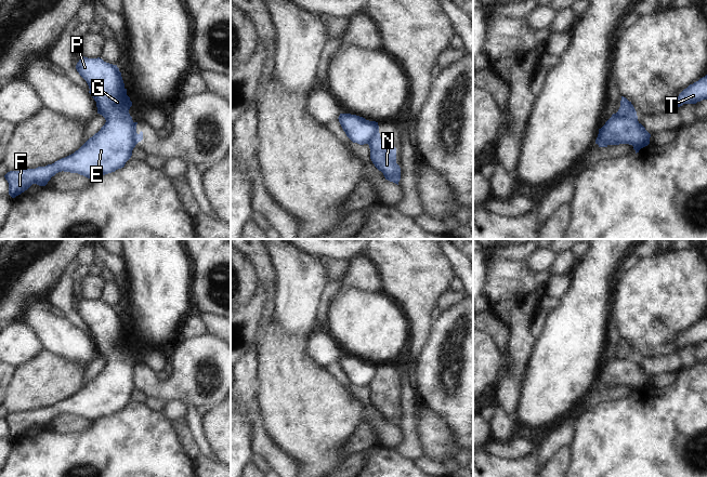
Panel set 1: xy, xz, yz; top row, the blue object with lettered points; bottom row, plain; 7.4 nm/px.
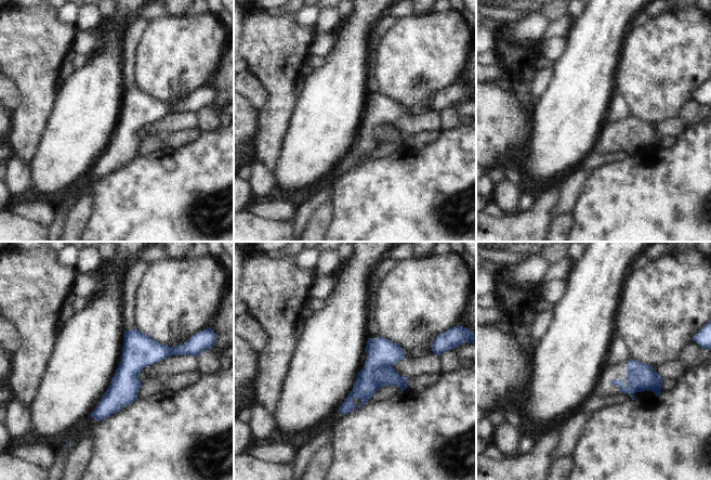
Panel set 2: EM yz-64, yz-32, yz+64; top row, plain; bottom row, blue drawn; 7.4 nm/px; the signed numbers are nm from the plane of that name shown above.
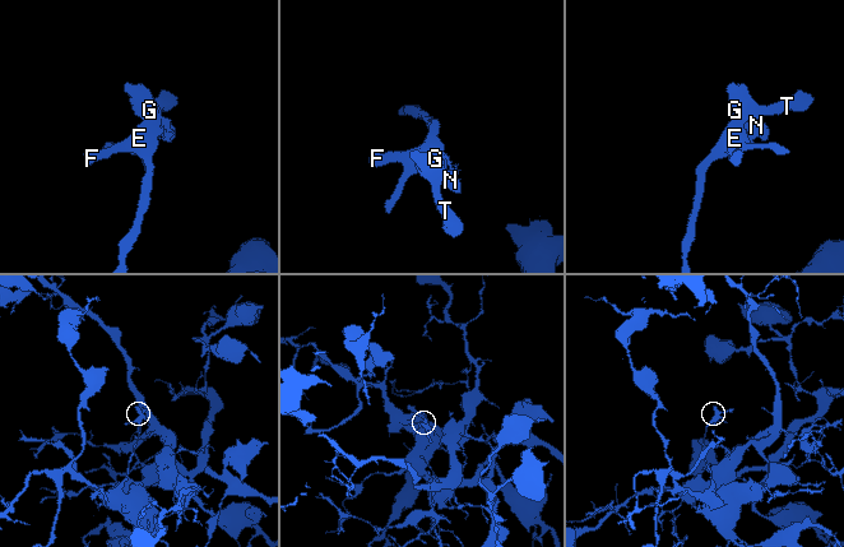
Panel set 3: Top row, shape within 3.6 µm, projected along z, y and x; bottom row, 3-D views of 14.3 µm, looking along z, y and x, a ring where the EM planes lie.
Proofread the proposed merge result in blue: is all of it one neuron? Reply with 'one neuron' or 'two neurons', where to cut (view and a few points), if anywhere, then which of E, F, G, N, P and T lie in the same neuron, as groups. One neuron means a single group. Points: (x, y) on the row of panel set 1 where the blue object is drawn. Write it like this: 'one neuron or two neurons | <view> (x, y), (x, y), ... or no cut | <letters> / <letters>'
two neurons | yz (636, 115), (613, 117), (609, 120) | E F G P T / N

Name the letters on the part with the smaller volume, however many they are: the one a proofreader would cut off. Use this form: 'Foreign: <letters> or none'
Foreign: N

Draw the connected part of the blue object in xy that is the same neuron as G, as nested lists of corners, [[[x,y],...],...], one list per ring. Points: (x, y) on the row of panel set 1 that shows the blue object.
[[[82,56],[77,63],[76,69],[87,81],[90,89],[89,93],[96,102],[97,114],[102,115],[106,122],[97,133],[74,154],[45,167],[8,172],[4,177],[9,183],[9,195],[12,198],[27,190],[32,184],[45,186],[52,176],[62,171],[78,173],[92,180],[115,172],[123,168],[132,156],[132,150],[135,147],[132,137],[134,122],[129,114],[132,102],[127,95],[127,89],[119,68],[117,65],[106,63],[100,57],[88,58]]]

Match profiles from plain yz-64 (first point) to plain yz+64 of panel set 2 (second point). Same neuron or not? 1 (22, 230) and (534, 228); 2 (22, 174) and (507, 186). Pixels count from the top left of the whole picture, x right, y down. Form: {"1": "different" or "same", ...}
{"1": "same", "2": "same"}

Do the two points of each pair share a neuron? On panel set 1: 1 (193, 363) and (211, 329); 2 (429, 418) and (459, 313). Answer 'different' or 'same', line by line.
1: different
2: different

